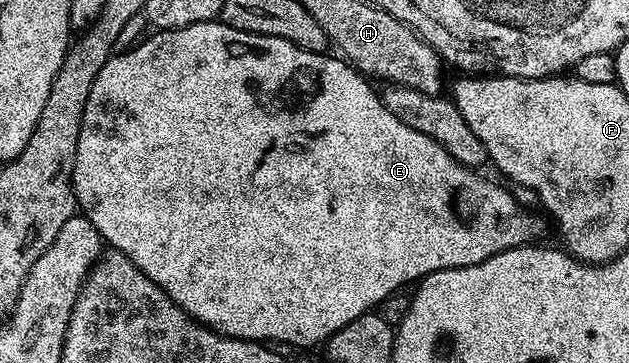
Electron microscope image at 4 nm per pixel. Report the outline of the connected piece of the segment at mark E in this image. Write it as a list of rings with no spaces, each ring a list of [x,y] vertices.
[[[220,19],[205,21],[204,23],[192,23],[192,27],[151,32],[149,36],[139,40],[133,47],[115,52],[108,59],[108,63],[104,63],[104,67],[100,67],[100,75],[96,75],[96,83],[92,83],[92,91],[88,91],[88,103],[84,103],[80,139],[76,147],[76,163],[74,164],[74,180],[72,182],[74,200],[81,216],[89,219],[92,227],[96,227],[96,231],[109,248],[116,250],[117,253],[123,253],[135,267],[144,271],[144,275],[148,275],[148,279],[152,279],[152,283],[156,283],[156,287],[164,290],[173,299],[175,305],[179,305],[192,321],[207,325],[209,329],[215,329],[216,332],[223,333],[225,337],[277,343],[279,346],[318,344],[321,346],[329,341],[333,333],[340,331],[340,327],[352,323],[352,319],[356,319],[360,315],[371,312],[385,297],[392,296],[397,289],[402,289],[405,285],[413,286],[429,273],[484,263],[484,259],[492,259],[492,255],[496,255],[500,251],[508,251],[539,240],[538,232],[542,229],[541,223],[528,210],[521,209],[517,199],[512,197],[508,190],[501,189],[494,181],[485,181],[481,177],[483,175],[481,172],[469,169],[468,166],[452,159],[452,155],[448,155],[448,151],[444,151],[444,147],[440,147],[440,143],[436,143],[436,139],[428,139],[428,135],[424,135],[424,131],[416,131],[416,127],[408,127],[408,123],[400,123],[400,119],[396,119],[396,115],[392,115],[392,111],[388,111],[379,90],[377,88],[374,90],[369,85],[371,82],[363,74],[359,73],[349,61],[341,56],[330,56],[326,53],[304,51],[284,39],[256,35],[248,31],[236,31],[236,27],[228,27]]]

